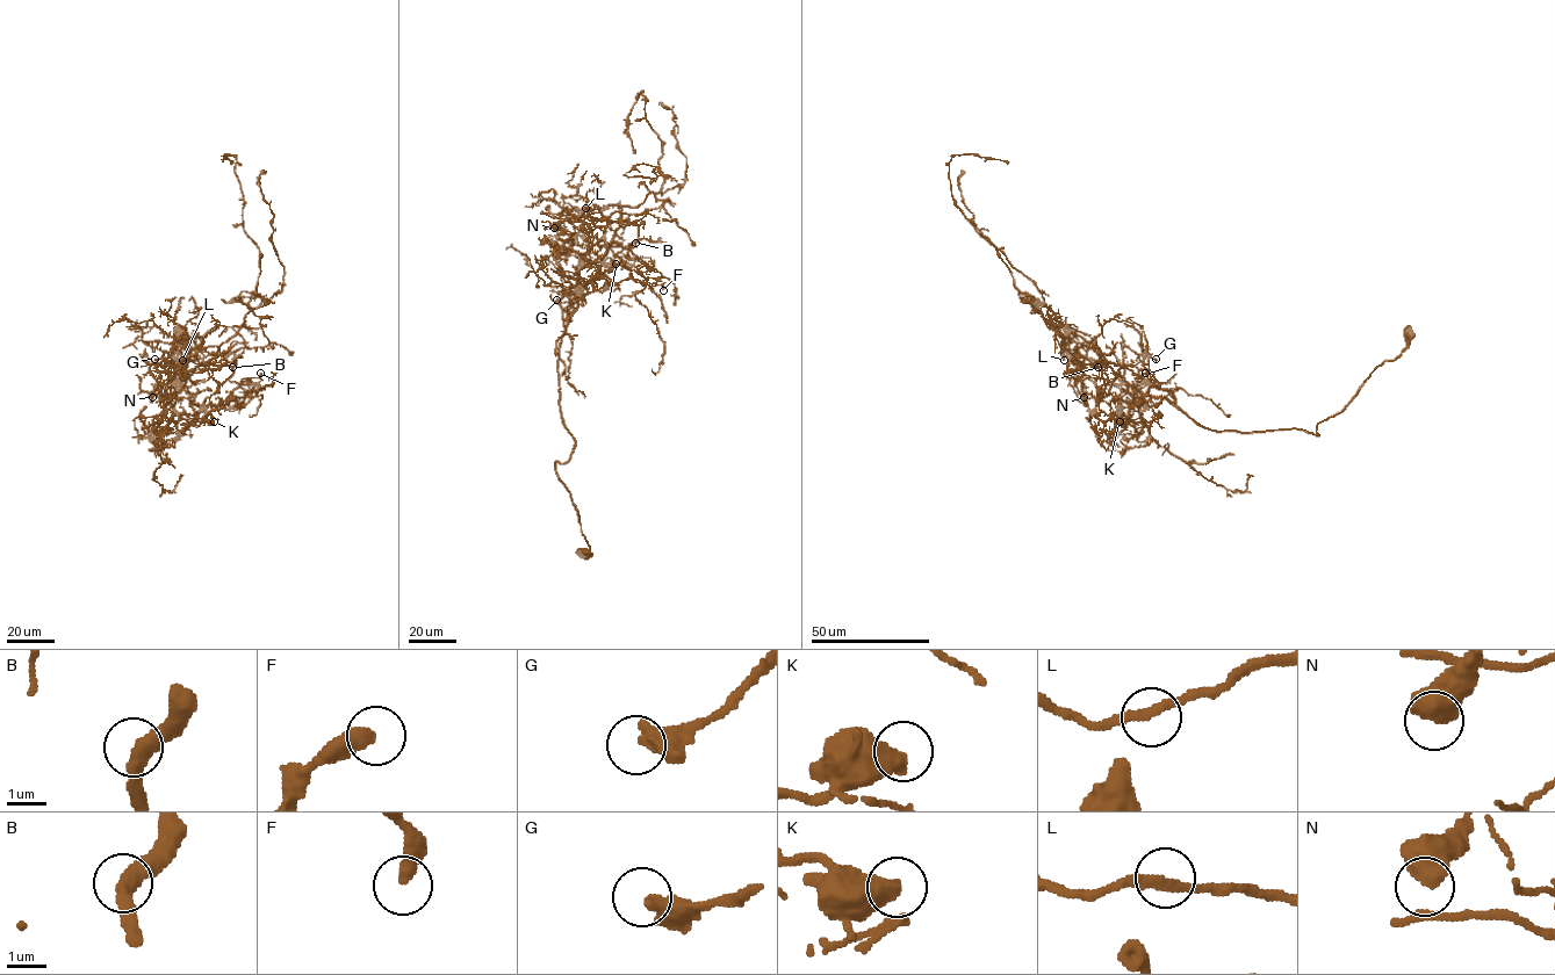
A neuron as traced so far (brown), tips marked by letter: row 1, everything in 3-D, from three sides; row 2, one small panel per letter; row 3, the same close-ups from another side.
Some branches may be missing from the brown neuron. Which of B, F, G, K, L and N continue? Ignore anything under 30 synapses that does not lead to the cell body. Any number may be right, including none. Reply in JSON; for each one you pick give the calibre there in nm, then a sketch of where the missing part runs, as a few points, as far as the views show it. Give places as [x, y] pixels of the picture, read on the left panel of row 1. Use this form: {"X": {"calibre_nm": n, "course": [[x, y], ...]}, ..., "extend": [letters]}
{"G": {"calibre_nm": 500, "course": [[155, 359], [136, 362], [126, 382], [108, 378], [103, 372], [108, 366]]}, "extend": ["G"]}

